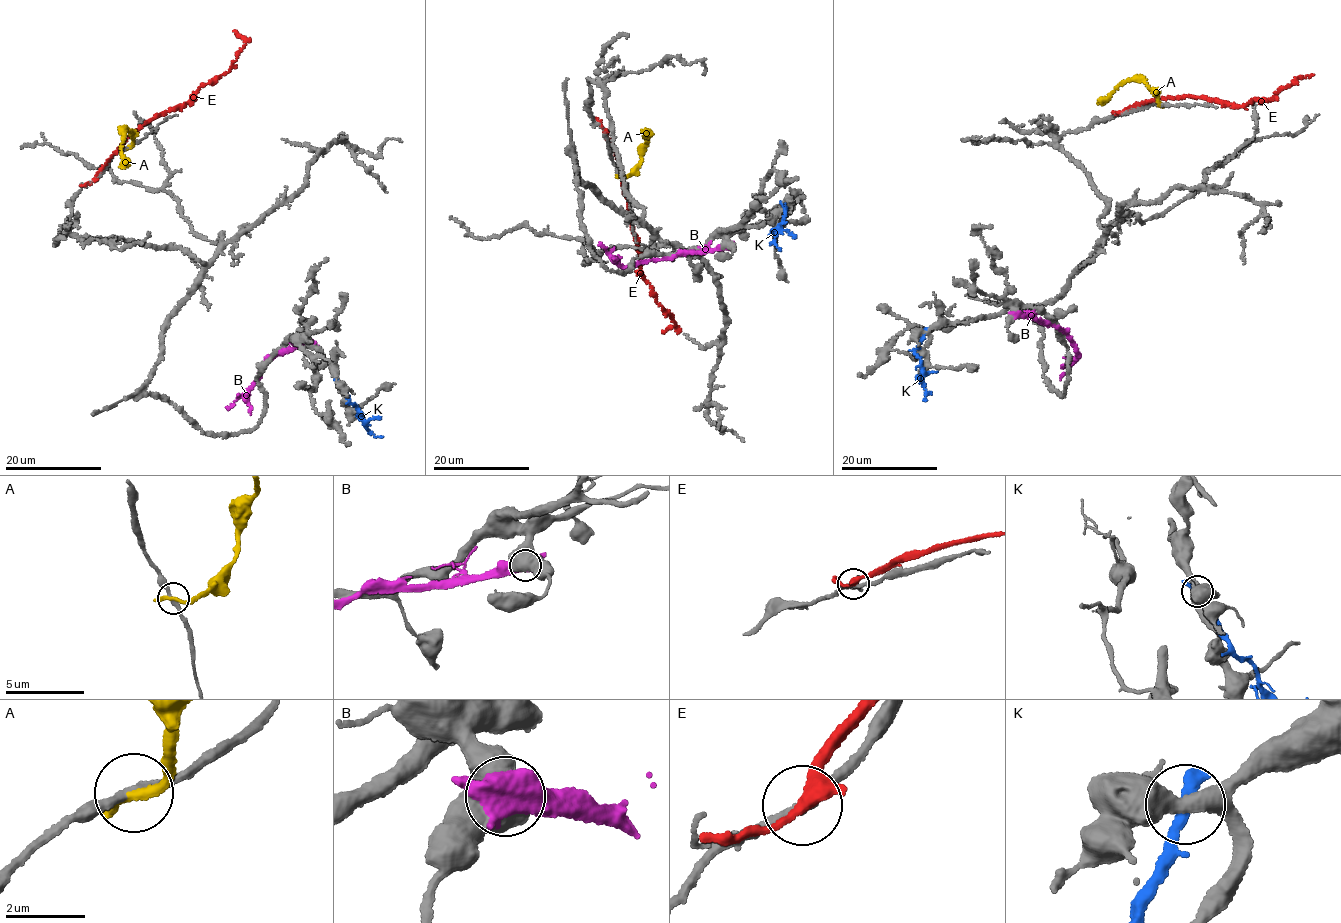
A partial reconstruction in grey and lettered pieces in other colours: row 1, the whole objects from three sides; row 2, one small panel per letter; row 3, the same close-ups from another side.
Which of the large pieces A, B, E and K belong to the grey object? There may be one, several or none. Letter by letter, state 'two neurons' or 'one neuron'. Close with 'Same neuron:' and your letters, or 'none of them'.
A: two neurons
B: two neurons
E: two neurons
K: two neurons
Same neuron: none of them

